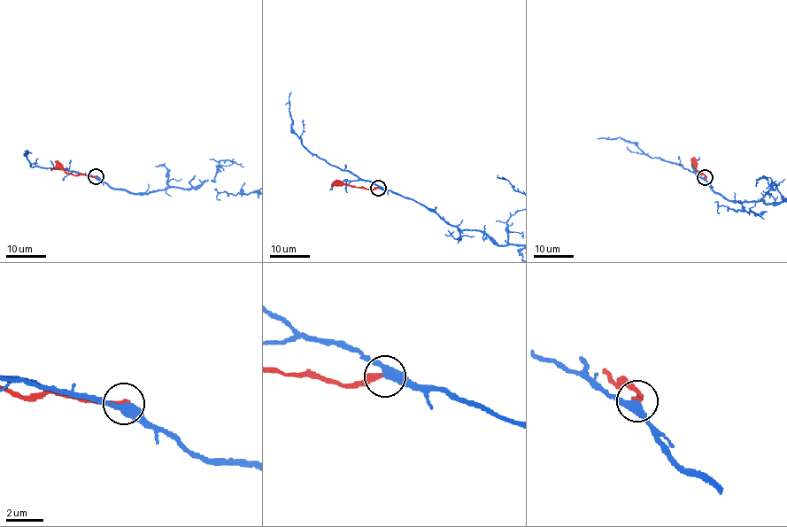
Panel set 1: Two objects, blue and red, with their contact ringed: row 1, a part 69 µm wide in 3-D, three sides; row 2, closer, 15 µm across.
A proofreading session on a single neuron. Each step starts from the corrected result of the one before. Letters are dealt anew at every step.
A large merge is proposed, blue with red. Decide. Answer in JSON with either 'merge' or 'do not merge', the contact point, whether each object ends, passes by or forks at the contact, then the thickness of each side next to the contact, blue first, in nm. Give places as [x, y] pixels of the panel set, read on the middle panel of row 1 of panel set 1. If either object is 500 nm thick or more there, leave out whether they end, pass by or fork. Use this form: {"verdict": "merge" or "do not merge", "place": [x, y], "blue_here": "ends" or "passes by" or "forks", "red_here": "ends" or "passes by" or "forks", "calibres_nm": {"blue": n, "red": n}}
{"verdict": "do not merge", "place": [378, 188], "blue_here": "passes by", "red_here": "ends", "calibres_nm": {"blue": 420, "red": 320}}

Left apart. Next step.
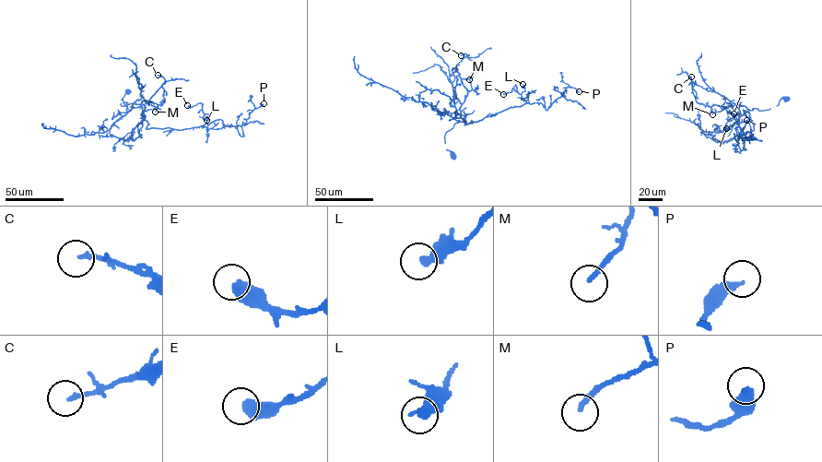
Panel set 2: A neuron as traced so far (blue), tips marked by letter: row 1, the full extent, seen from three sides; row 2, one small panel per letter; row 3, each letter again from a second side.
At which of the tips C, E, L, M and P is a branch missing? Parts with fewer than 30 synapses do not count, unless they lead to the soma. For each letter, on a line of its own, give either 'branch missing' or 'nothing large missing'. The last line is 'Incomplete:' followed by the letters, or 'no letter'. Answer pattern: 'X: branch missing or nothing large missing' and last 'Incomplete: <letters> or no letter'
C: nothing large missing
E: nothing large missing
L: nothing large missing
M: nothing large missing
P: nothing large missing
Incomplete: no letter

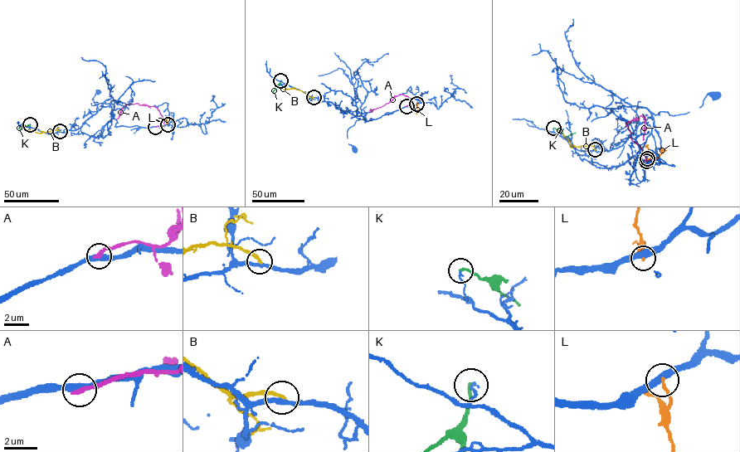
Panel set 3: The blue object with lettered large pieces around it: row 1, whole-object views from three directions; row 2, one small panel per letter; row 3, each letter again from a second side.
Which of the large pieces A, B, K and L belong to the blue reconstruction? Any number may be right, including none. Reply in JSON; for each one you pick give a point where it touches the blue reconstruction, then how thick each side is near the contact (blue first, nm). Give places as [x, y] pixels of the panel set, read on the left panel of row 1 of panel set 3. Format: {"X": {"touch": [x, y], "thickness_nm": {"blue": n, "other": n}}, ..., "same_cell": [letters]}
{"same_cell": []}

